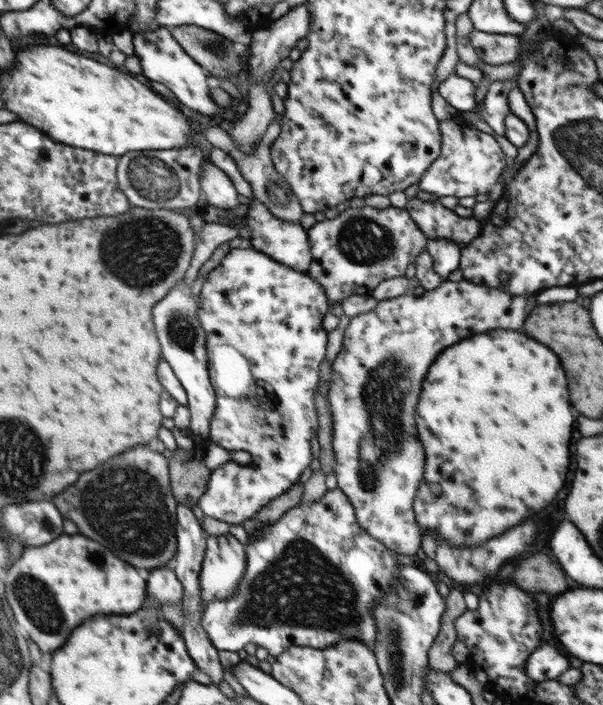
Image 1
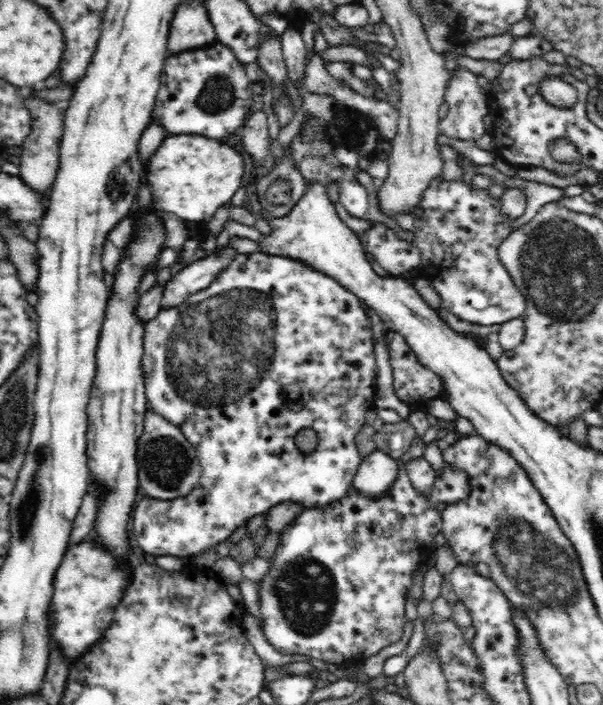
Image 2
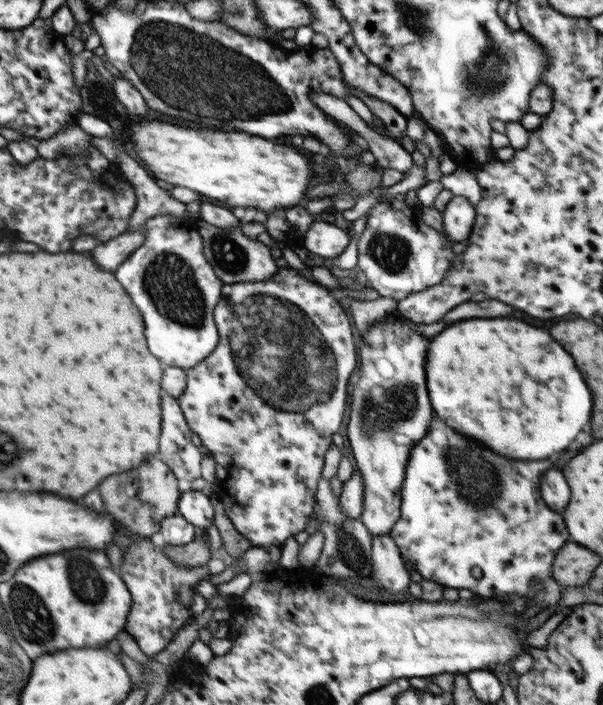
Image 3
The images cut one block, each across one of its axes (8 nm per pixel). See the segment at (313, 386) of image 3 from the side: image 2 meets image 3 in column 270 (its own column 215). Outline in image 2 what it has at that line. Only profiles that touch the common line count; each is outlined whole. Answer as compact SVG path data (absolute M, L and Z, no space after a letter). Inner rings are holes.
M262 250L250 254L238 253L208 288L188 295L177 307L162 308L156 318L146 322L142 368L149 408L182 431L186 440L195 448L201 475L196 488L188 496L173 500L151 496L146 496L144 500L138 499L131 512L132 530L136 542L144 548L144 552L154 556L176 556L186 560L226 541L236 528L248 523L257 514L266 514L275 504L292 501L304 505L304 508L316 508L331 505L342 498L352 487L351 482L363 461L355 443L356 435L365 423L366 412L374 407L377 364L372 335L369 318L355 294L346 290L331 276L310 268L302 260L294 260L290 256L272 256Z

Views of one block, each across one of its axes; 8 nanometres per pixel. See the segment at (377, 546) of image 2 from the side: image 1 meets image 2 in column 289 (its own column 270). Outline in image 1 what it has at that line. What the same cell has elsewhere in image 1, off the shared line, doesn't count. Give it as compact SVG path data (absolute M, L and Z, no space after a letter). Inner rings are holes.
M340 488L330 489L308 506L299 504L274 524L259 524L245 545L246 572L237 594L226 601L208 604L201 626L216 651L236 652L248 644L264 647L278 657L288 648L320 650L344 639L362 640L373 650L376 626L370 608L383 600L388 589L398 582L398 556L372 538L359 524L354 507Z

